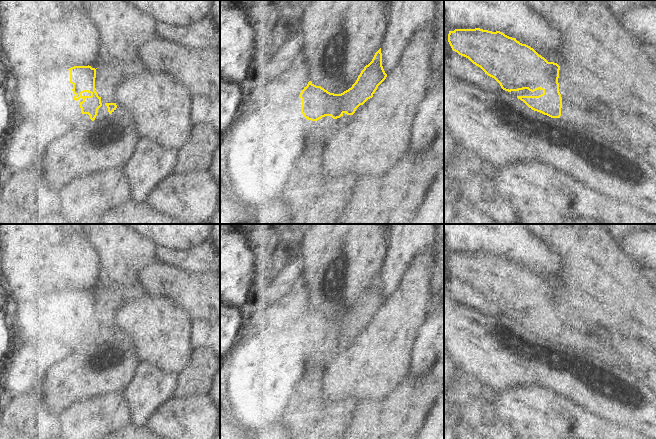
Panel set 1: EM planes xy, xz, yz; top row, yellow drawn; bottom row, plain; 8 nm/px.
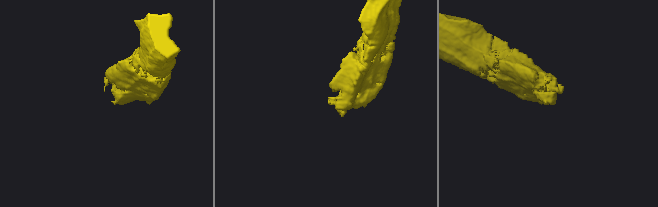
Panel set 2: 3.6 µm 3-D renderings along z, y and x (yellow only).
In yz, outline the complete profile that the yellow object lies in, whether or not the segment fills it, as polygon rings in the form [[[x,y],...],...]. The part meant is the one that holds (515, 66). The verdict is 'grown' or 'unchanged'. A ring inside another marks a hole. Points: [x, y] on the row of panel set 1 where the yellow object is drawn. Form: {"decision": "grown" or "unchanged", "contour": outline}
{"decision": "grown", "contour": [[[480,28],[455,29],[449,31],[448,42],[453,51],[480,67],[485,74],[494,78],[503,90],[508,92],[523,89],[531,92],[542,90],[543,93],[539,96],[517,96],[532,110],[551,118],[560,118],[564,122],[581,126],[597,134],[614,128],[599,111],[600,106],[604,105],[602,100],[586,101],[582,96],[562,98],[558,83],[560,66],[557,63],[548,62],[533,48],[520,43],[516,38],[509,37],[500,31],[492,32]]]}

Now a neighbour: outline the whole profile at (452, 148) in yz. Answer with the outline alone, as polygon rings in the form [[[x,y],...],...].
[[[444,124],[444,170],[454,157],[464,151],[466,149],[455,140],[450,129]]]

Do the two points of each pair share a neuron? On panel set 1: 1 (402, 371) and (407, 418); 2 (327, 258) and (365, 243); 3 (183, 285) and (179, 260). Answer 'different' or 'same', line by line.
1: different
2: same
3: different

